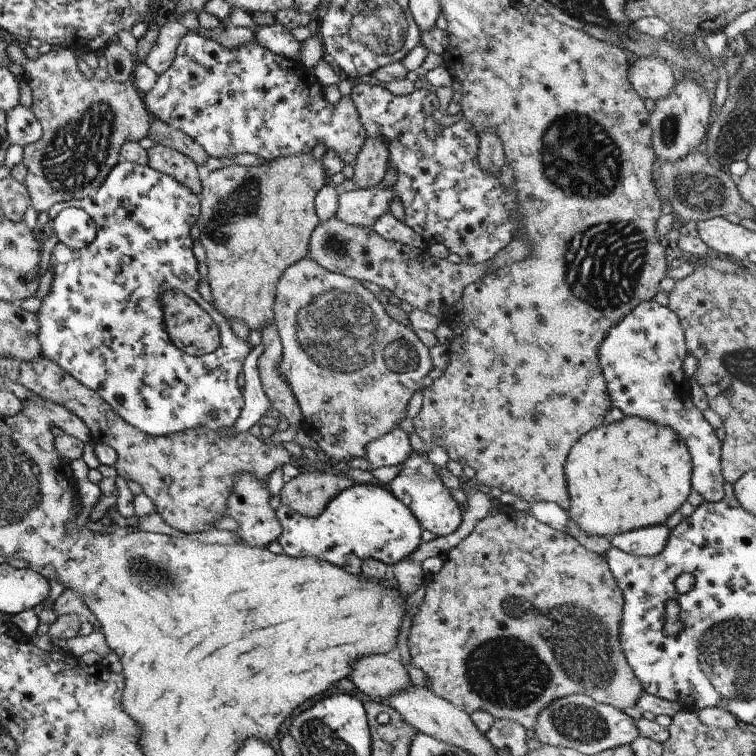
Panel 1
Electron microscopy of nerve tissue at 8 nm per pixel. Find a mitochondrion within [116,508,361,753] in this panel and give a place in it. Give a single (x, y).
(147, 573)

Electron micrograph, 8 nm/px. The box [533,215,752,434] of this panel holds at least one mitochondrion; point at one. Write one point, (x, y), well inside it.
(603, 264)

